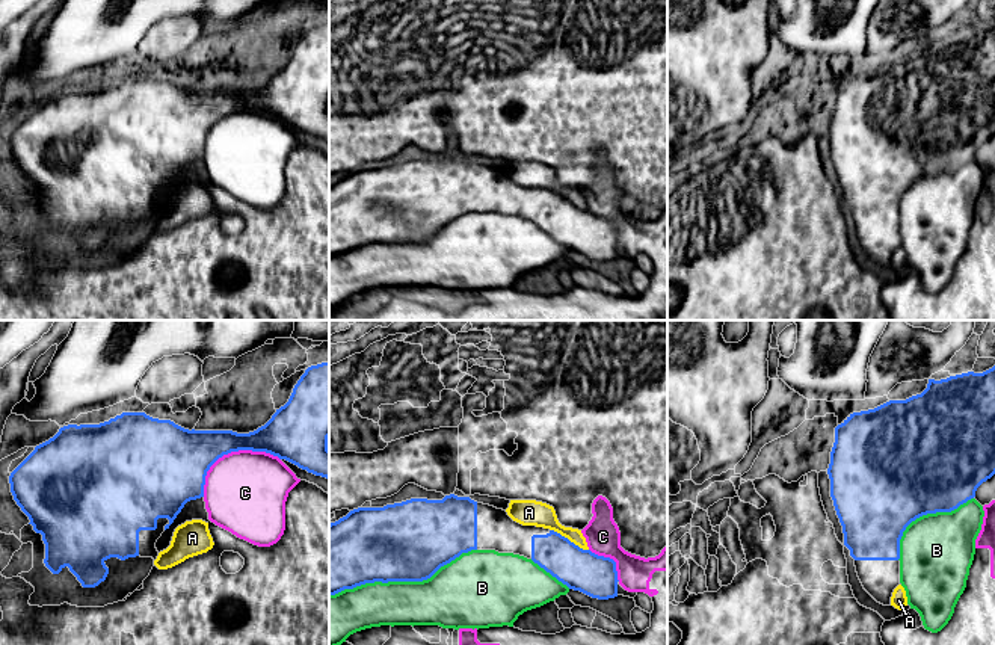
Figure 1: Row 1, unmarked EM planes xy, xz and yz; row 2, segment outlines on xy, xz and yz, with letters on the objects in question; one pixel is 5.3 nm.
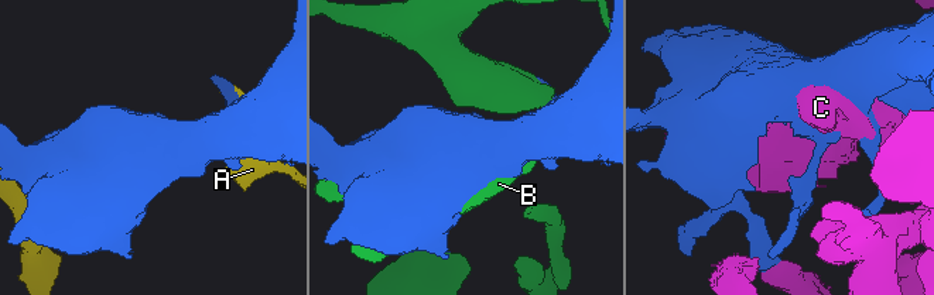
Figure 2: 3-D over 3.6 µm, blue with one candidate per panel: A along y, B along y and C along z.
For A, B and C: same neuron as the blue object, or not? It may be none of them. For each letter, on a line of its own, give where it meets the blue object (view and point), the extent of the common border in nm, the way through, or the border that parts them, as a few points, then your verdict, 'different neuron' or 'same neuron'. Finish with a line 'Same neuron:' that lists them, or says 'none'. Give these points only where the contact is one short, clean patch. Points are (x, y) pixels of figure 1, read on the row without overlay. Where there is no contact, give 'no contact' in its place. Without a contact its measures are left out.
A: contact xz (568, 201); length 240 nm; different neuron
B: contact xz (402, 242); length 800 nm; different neuron
C: contact xy (230, 114); length 460 nm; different neuron
Same neuron: none

